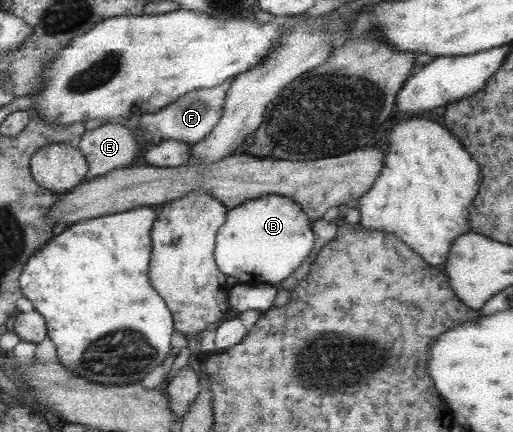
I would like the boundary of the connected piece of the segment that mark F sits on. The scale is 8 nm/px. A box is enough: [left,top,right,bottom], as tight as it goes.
[138,81,230,147]

